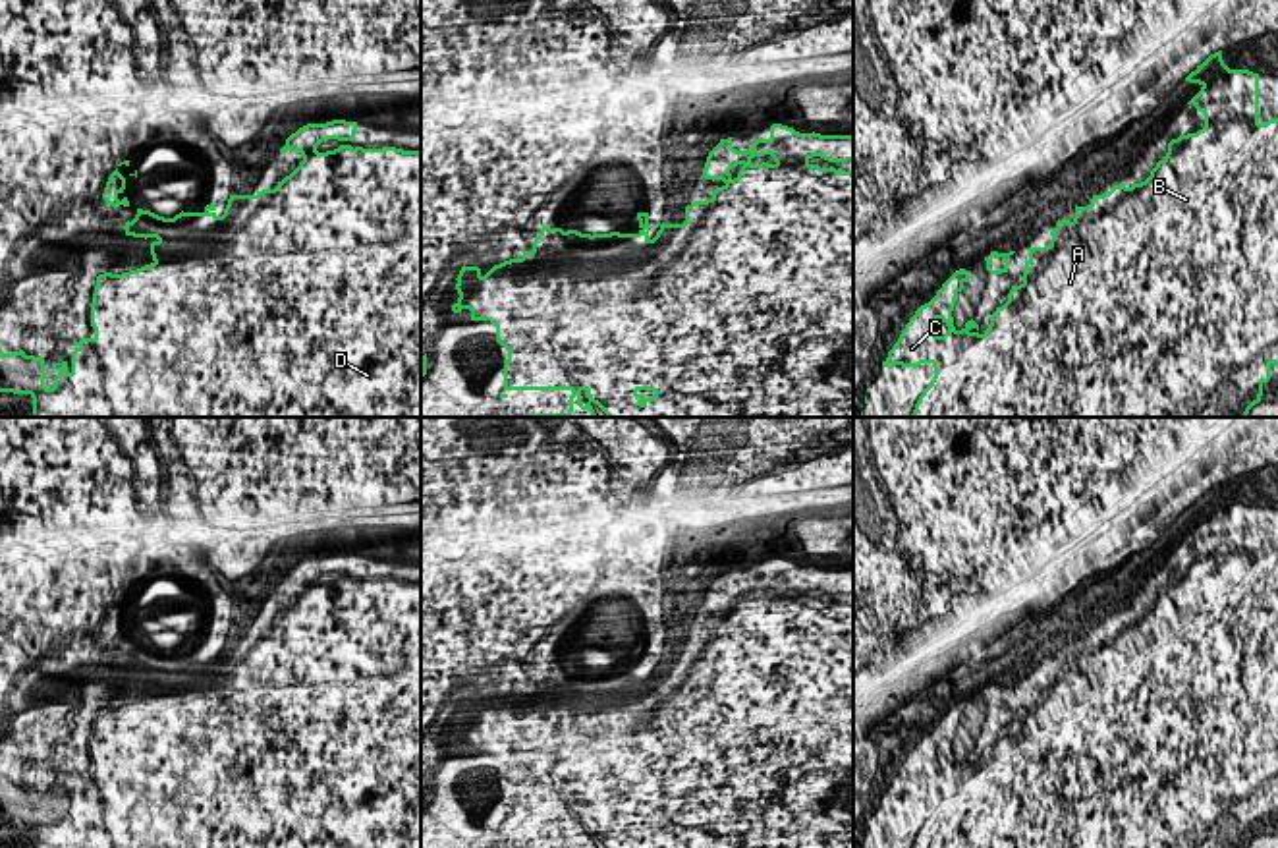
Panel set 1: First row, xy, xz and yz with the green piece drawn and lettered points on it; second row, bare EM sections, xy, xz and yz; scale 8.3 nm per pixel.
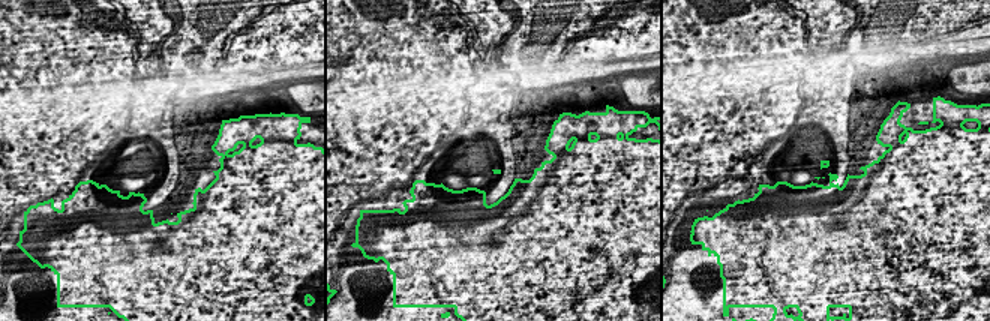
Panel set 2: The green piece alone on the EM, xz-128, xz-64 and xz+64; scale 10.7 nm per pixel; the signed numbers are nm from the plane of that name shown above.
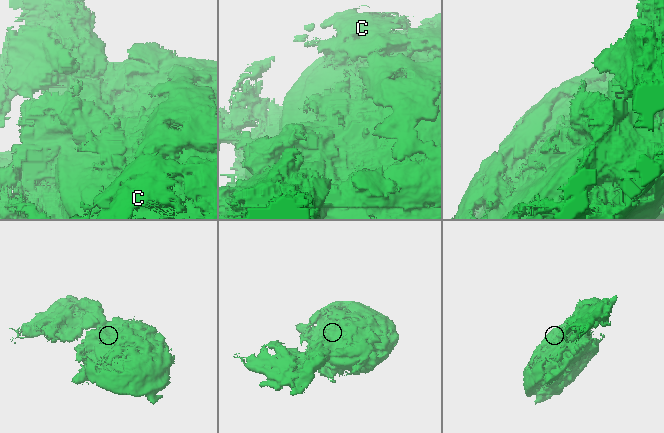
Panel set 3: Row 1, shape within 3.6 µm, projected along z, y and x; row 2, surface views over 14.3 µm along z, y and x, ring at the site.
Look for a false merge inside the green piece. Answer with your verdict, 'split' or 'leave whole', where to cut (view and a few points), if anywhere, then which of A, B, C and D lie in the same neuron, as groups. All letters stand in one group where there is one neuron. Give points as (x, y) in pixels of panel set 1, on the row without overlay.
split; cut in xz along (730, 613), (705, 653), (684, 661), (657, 727); A / B C D

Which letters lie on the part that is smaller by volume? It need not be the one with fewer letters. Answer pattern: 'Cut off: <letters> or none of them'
Cut off: A

